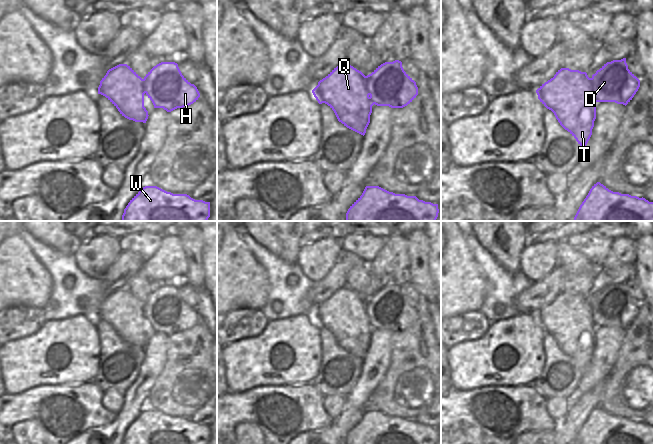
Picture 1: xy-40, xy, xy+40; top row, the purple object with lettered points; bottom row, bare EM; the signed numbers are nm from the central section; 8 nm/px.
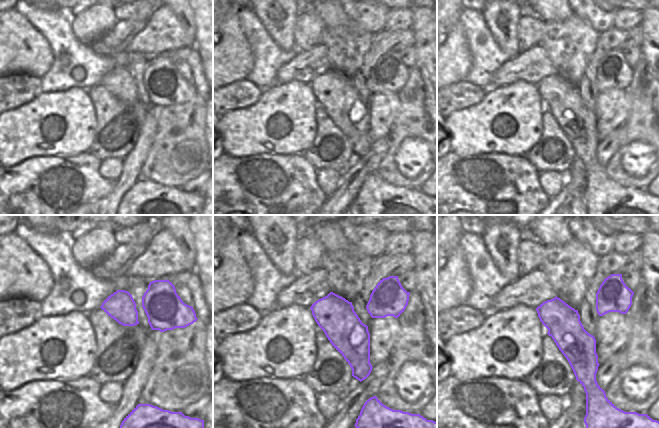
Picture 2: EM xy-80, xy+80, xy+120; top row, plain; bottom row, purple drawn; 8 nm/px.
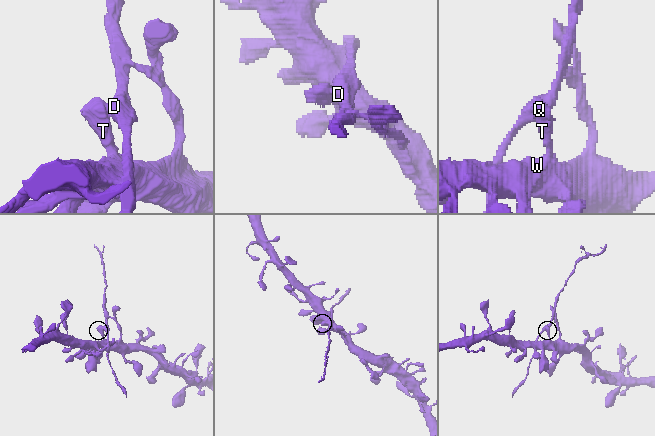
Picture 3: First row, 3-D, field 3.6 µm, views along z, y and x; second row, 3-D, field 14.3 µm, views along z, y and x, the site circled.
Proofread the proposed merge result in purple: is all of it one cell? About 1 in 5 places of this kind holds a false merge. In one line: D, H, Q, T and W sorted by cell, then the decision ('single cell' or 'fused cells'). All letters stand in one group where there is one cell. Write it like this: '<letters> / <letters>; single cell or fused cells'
D H / Q T W; fused cells

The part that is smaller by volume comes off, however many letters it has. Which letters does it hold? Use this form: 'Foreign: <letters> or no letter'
Foreign: D, H

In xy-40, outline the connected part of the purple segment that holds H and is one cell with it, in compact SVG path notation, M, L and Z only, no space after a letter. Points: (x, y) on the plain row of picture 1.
M161 286L144 301L144 313L154 332L171 336L196 326L200 317L181 297L175 286Z

